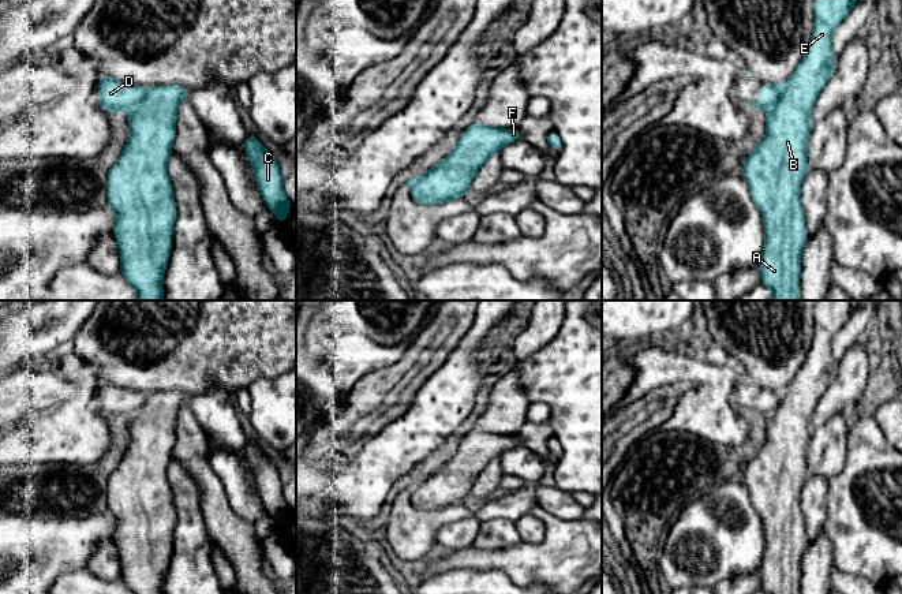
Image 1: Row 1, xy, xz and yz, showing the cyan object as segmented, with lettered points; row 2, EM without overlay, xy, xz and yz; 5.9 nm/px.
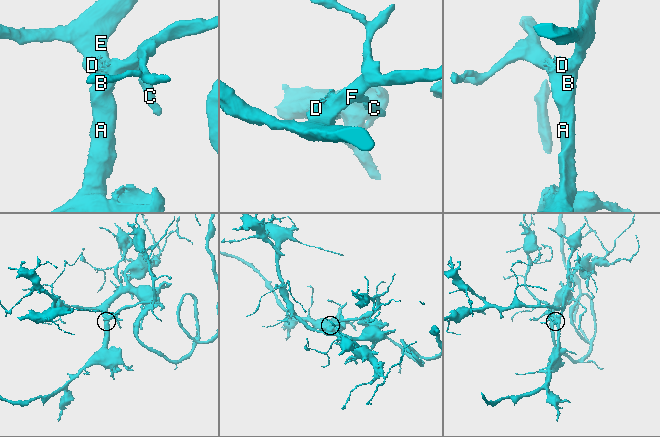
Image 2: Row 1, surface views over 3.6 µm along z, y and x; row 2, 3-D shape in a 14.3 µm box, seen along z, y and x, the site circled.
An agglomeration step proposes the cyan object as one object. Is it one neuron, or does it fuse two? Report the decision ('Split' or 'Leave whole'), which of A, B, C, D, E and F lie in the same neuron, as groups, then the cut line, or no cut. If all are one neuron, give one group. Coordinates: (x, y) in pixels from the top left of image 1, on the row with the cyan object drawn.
Split. Groups: A B C E F / D. Split along yz (789, 79), (783, 93), (768, 112)

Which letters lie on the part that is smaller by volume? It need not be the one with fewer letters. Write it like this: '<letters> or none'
D

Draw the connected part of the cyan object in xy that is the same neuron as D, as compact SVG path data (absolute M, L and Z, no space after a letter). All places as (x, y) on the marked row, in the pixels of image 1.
M101 75L98 82L98 104L105 113L124 111L132 115L145 98L146 91L147 89L141 85Z

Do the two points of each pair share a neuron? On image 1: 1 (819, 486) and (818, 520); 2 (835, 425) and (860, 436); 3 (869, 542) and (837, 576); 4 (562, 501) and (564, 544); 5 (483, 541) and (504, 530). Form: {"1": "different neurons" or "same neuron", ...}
{"1": "same neuron", "2": "different neurons", "3": "different neurons", "4": "different neurons", "5": "same neuron"}

